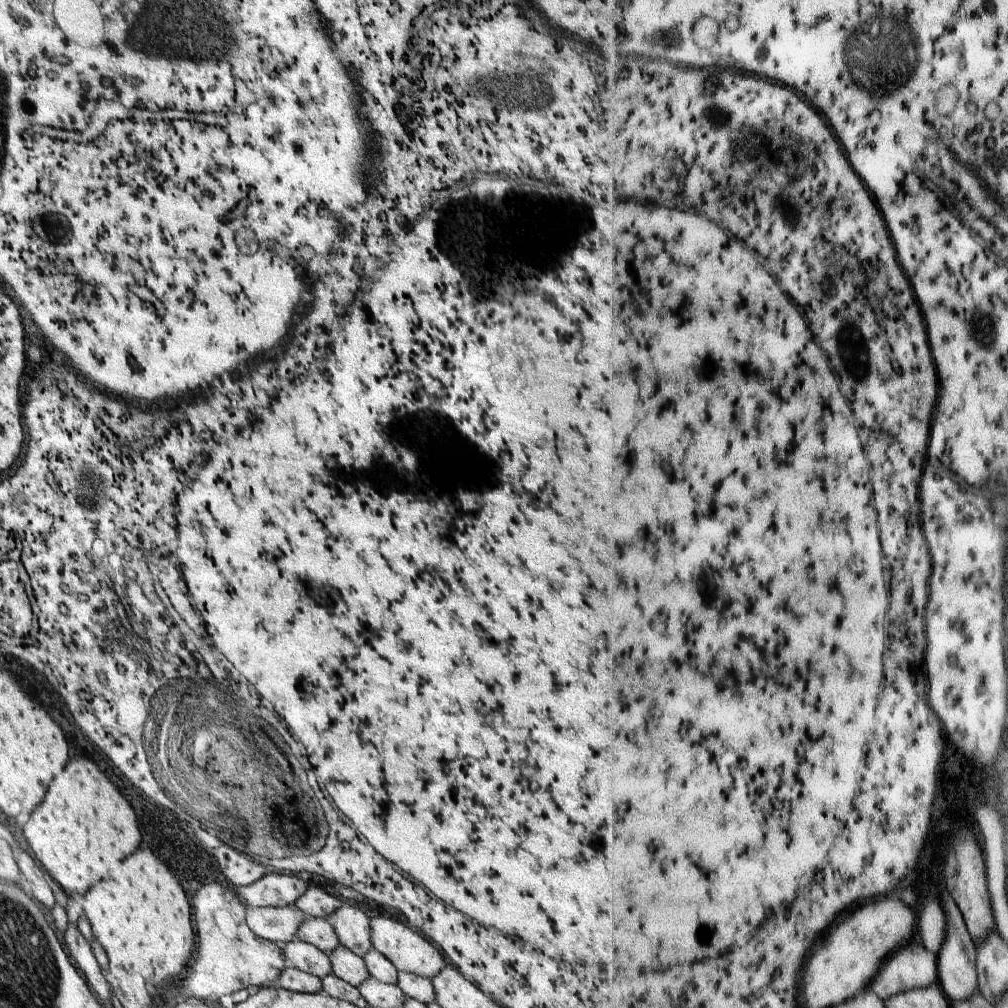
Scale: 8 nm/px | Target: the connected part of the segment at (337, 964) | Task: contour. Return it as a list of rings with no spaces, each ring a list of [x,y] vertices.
[[[345,946],[334,948],[334,952],[328,954],[330,962],[332,962],[332,973],[338,975],[346,982],[352,984],[356,988],[370,978],[370,972],[364,964],[364,960],[350,952]]]

